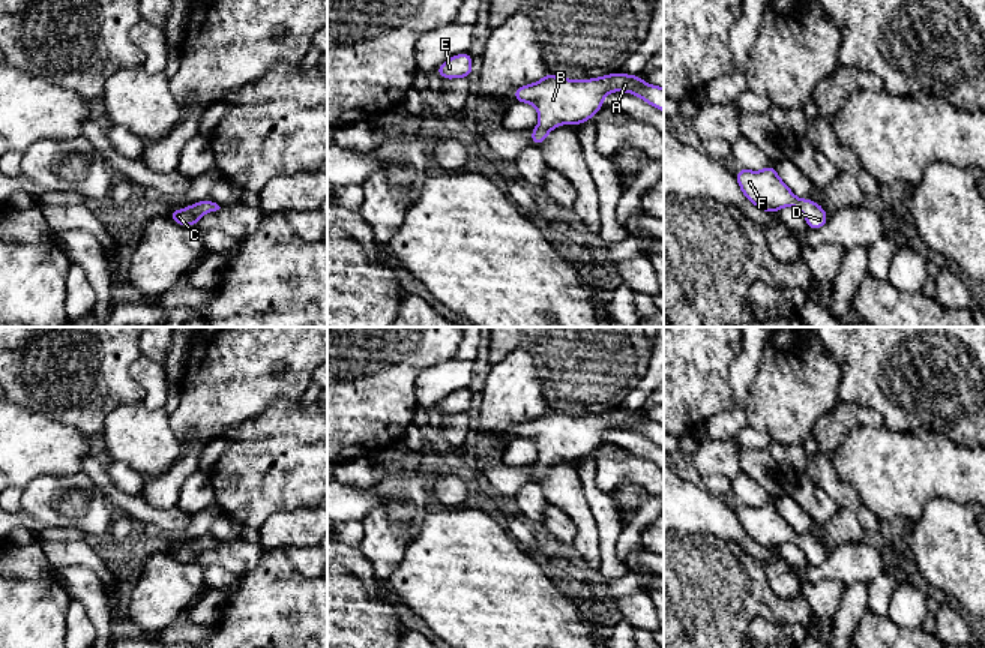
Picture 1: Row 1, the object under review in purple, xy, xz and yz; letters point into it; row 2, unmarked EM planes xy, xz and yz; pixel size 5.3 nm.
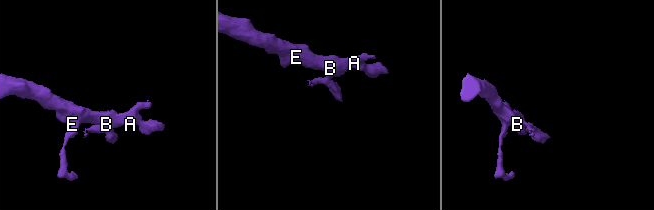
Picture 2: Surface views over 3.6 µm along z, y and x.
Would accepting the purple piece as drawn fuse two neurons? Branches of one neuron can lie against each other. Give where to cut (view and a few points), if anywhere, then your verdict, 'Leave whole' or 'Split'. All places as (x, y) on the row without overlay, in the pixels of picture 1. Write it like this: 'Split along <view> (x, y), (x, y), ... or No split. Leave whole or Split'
No split. Leave whole

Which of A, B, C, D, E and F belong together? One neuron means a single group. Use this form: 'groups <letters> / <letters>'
groups A B C D E F

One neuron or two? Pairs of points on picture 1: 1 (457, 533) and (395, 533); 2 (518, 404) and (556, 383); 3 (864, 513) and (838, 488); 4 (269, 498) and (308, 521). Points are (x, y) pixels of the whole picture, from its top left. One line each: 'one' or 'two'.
1: two
2: two
3: two
4: two

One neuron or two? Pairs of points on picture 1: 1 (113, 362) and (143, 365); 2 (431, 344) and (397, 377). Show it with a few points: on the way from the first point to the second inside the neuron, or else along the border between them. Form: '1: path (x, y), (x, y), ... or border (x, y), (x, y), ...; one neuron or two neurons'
1: border (141, 354), (129, 366), (129, 375), (144, 396); two neurons
2: path (422, 350), (404, 368); one neuron

